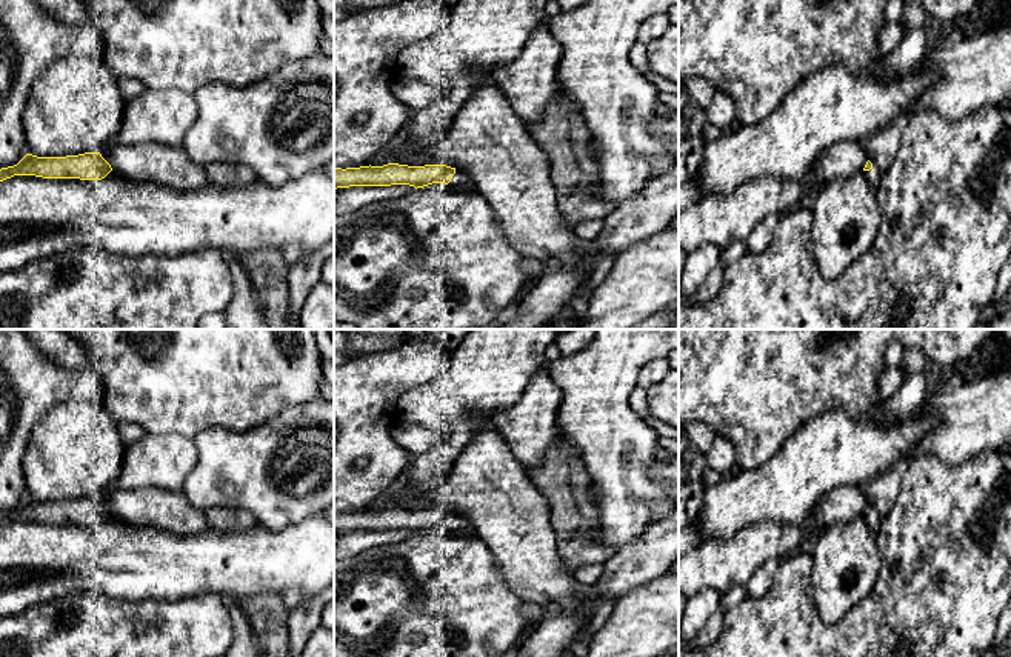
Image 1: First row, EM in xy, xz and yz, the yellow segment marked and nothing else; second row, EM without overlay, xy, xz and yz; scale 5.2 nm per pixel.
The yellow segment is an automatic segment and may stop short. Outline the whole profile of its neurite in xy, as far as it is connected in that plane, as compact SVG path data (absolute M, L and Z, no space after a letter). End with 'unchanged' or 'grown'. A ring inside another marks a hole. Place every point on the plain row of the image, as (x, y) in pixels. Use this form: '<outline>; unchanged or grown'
M85 497L66 502L37 502L26 499L17 509L0 514L0 526L14 520L102 525L111 515L111 509L100 497Z; unchanged

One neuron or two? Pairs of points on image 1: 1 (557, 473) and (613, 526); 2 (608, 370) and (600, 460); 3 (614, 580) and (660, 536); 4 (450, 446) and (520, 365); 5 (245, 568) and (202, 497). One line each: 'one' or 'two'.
1: two
2: one
3: one
4: one
5: two

